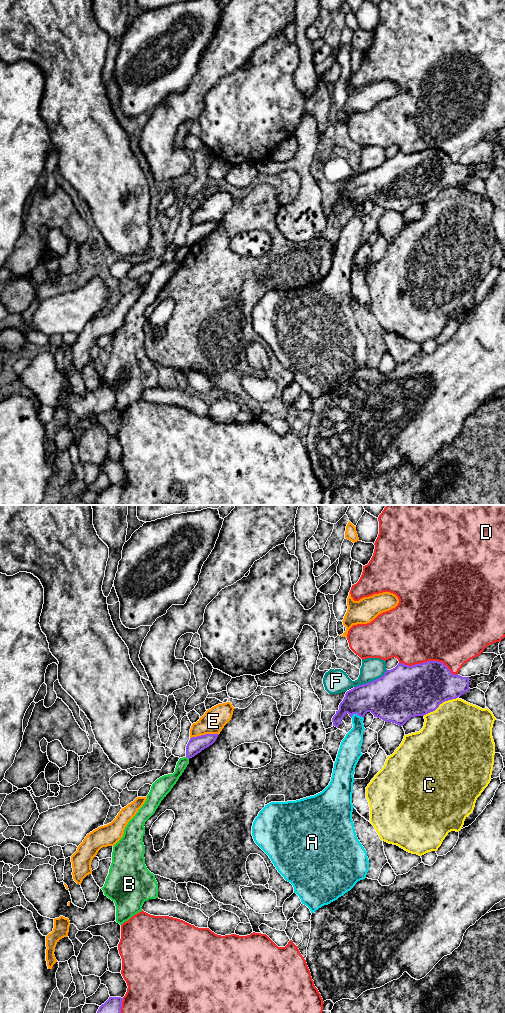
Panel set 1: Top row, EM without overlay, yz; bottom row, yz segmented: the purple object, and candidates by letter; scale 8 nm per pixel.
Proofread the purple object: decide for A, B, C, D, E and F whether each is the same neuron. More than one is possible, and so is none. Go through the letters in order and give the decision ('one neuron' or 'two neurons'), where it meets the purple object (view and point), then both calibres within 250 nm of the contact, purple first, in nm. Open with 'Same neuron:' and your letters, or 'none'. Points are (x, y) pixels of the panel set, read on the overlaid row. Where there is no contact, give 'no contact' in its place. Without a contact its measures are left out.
Same neuron: none
A: two neurons; meets purple in yz at (357, 714); 320 nm thick on the purple side, 160 nm on the other
B: two neurons; meets purple in yz at (187, 757); 130 nm thick on the purple side, 110 nm on the other
C: two neurons; meets purple in yz at (440, 703); 400 nm thick on the purple side, 460 nm on the other
D: two neurons; meets purple in yz at (429, 661); 400 nm thick on the purple side, 500 nm on the other
E: two neurons; meets purple in yz at (205, 734); 130 nm thick on the purple side, 190 nm on the other
F: two neurons; meets purple in yz at (371, 681); 400 nm thick on the purple side, 180 nm on the other

